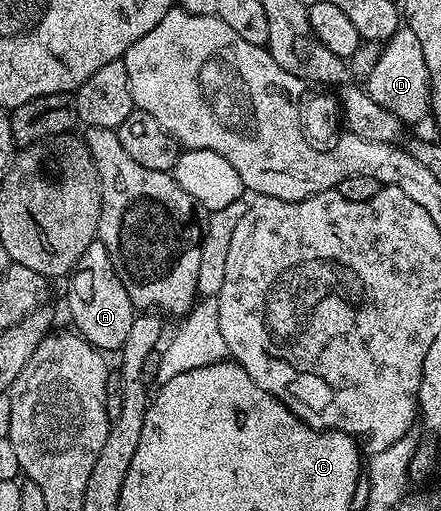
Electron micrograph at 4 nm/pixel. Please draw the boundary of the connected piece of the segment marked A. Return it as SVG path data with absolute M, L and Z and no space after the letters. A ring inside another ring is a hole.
M93 242L85 253L81 253L69 282L67 307L75 322L74 330L98 351L118 352L125 345L125 337L129 337L129 329L133 329L137 308L129 301L129 293L125 293L125 285L121 285L121 277L117 277L117 269L113 269L113 261L109 261L109 253L103 243Z

